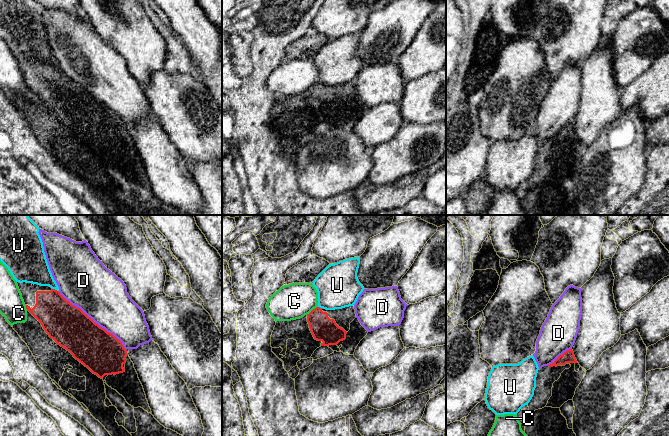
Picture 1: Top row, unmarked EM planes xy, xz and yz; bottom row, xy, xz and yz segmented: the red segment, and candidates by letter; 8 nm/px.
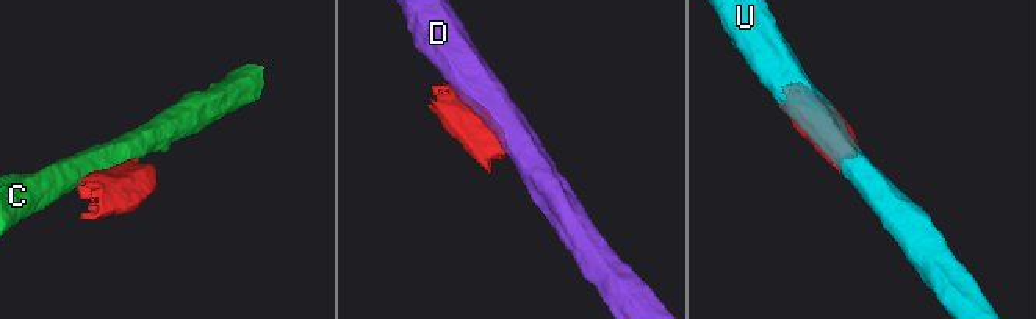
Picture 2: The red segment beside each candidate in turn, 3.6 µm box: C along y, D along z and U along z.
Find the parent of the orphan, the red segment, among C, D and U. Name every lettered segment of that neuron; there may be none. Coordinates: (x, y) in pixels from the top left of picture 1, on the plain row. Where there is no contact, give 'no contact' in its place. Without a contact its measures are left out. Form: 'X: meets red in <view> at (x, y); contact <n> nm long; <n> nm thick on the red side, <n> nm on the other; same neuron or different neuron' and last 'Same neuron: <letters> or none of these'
C: meets red in xz at (312, 86); contact 120 nm long; 200 nm thick on the red side, 280 nm on the other; different neuron
D: meets red in xy at (92, 96); contact 700 nm long; 340 nm thick on the red side, 400 nm on the other; different neuron
U: meets red in xy at (54, 65); contact 60 nm long; 300 nm thick on the red side, 260 nm on the other; different neuron
Same neuron: none of these

